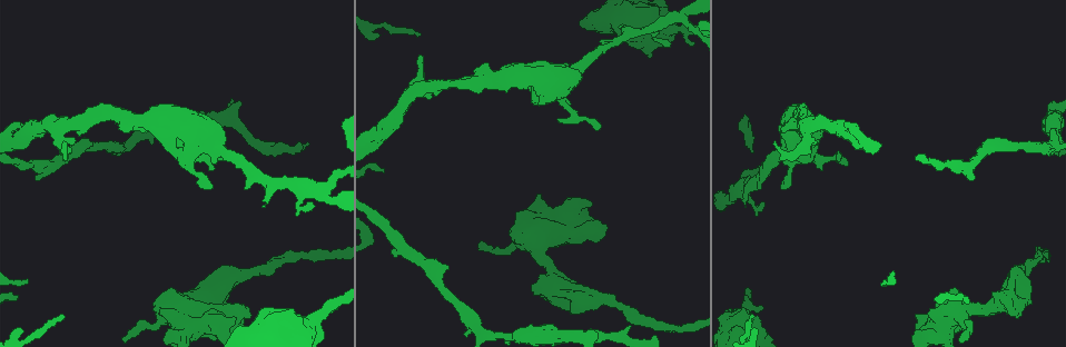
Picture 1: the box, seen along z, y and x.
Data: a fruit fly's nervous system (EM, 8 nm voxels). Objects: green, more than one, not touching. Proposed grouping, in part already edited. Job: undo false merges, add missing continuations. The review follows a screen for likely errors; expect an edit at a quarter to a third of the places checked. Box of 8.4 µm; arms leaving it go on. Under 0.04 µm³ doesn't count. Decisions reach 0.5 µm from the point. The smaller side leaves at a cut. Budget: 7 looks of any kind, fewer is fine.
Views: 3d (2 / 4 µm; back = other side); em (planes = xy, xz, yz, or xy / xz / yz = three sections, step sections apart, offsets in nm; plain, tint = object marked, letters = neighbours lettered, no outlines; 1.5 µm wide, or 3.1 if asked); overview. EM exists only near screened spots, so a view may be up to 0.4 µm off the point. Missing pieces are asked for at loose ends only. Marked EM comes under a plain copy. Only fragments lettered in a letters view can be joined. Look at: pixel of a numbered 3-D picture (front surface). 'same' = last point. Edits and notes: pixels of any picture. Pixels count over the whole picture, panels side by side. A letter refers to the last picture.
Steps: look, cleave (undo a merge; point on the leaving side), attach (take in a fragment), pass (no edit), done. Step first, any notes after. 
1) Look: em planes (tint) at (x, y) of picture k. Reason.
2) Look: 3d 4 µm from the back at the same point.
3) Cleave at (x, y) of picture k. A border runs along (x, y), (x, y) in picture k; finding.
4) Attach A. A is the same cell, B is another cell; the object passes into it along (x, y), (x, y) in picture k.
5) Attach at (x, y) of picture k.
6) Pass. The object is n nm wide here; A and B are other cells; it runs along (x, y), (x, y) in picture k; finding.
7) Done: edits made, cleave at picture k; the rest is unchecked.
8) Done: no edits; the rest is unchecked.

Look: em xz step 4 (tint) at (420, 87) of picture 1. Branch point.

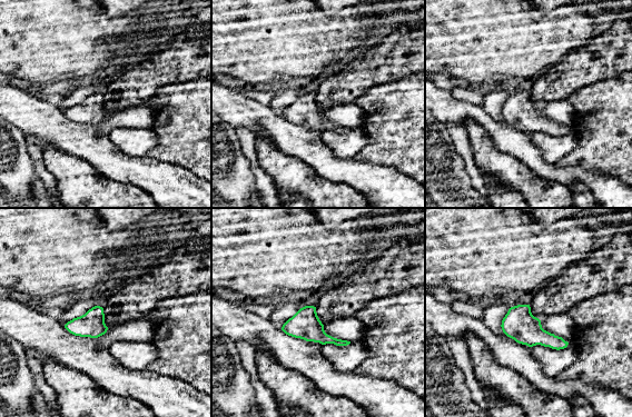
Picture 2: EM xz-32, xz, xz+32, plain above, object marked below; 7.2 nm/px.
Look: em yz step 8 (letters) at the same point. Cut it another way.

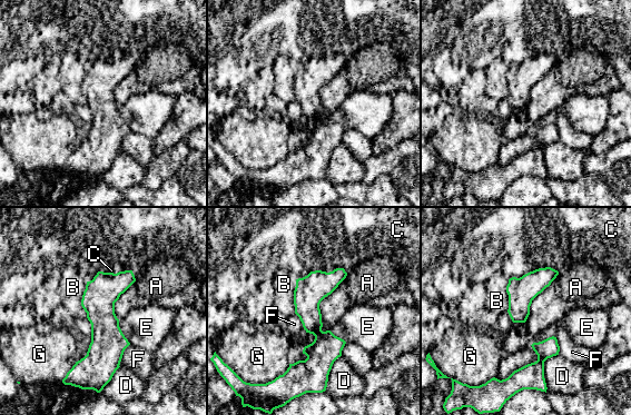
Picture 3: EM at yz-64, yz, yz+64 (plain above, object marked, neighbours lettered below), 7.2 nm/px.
Pass. A, B, C, D, E, F and G are other cells; continuous, no second neuron.

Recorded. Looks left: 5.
Look: em planes (letters) at (261, 310) of picture 1. Branch stops here.

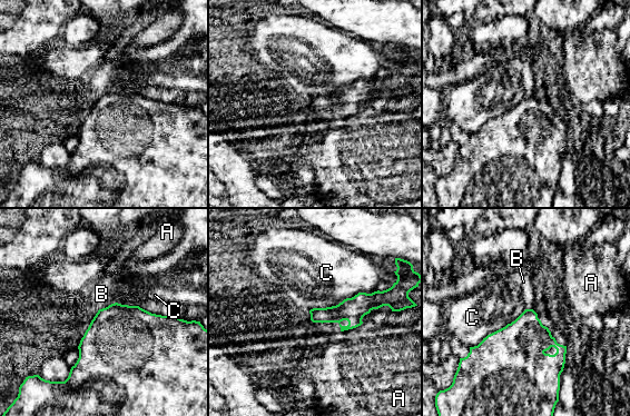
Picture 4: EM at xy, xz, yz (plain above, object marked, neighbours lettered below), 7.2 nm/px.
Pass. The longest contact is with C, 500 nm; A, B and C are other cells; none of them fits.

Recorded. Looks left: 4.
Look: 3d 2 µm at (619, 28) of picture 1. Branch stops here.

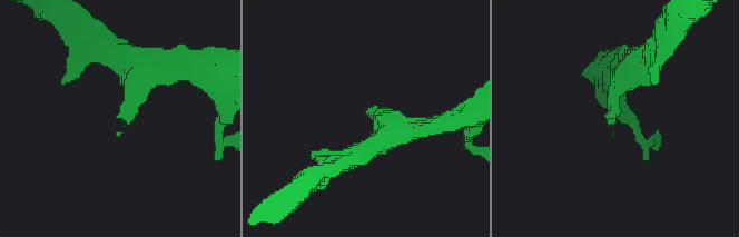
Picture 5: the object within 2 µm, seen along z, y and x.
Look: em xz step 4 (letters) at (121, 133) of picture 5. Shape alone is not enough.

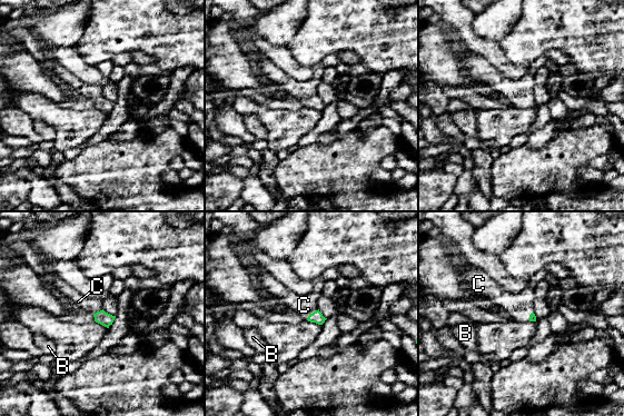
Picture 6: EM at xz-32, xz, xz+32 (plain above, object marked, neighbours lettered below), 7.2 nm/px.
Attach C. C is the same cell, B is another cell; the object passes into it along (317, 317), (313, 313), (304, 305) in picture 6; it goes on there.

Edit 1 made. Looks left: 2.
Done: edits made, attach at picture 6; the rest is unchecked.

